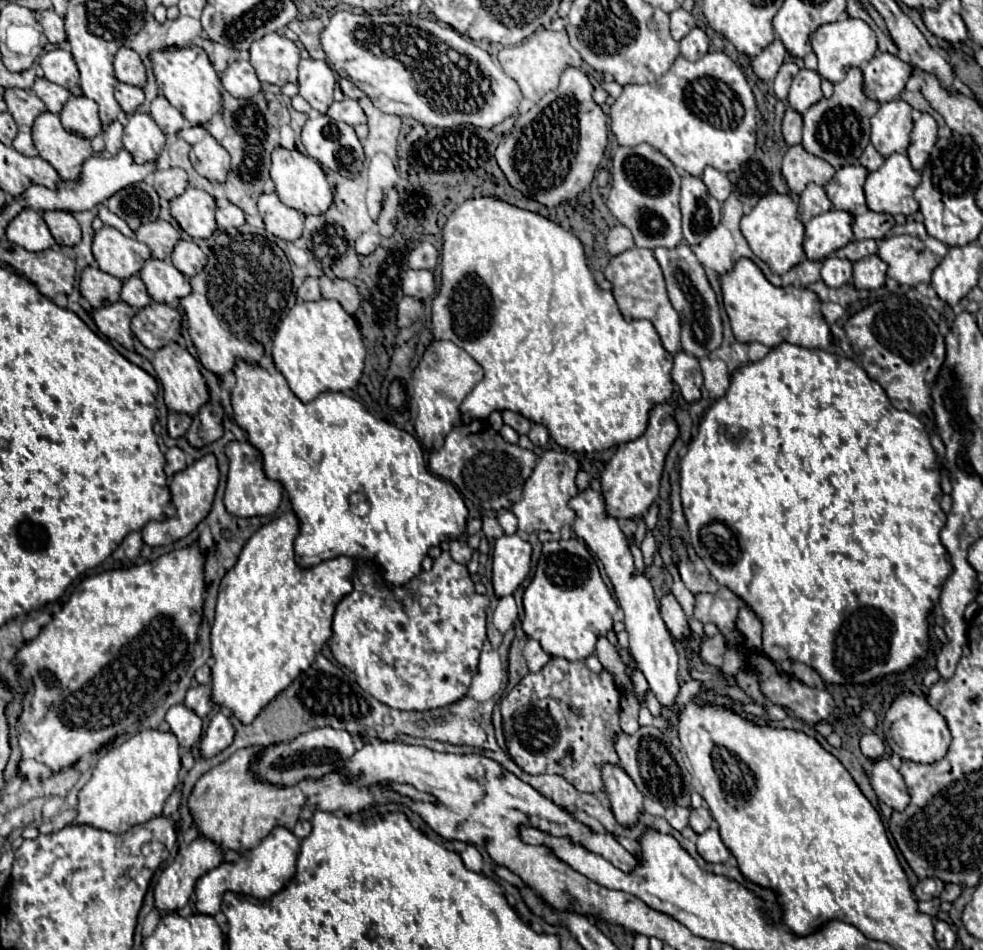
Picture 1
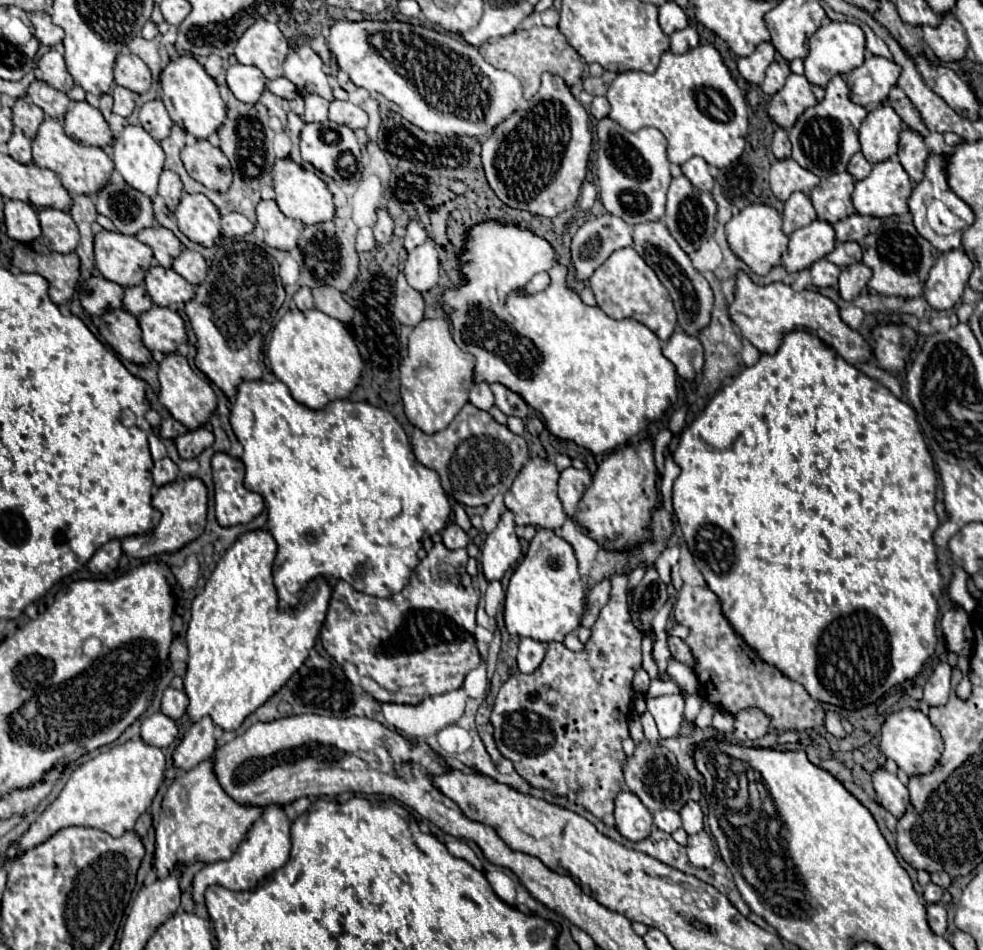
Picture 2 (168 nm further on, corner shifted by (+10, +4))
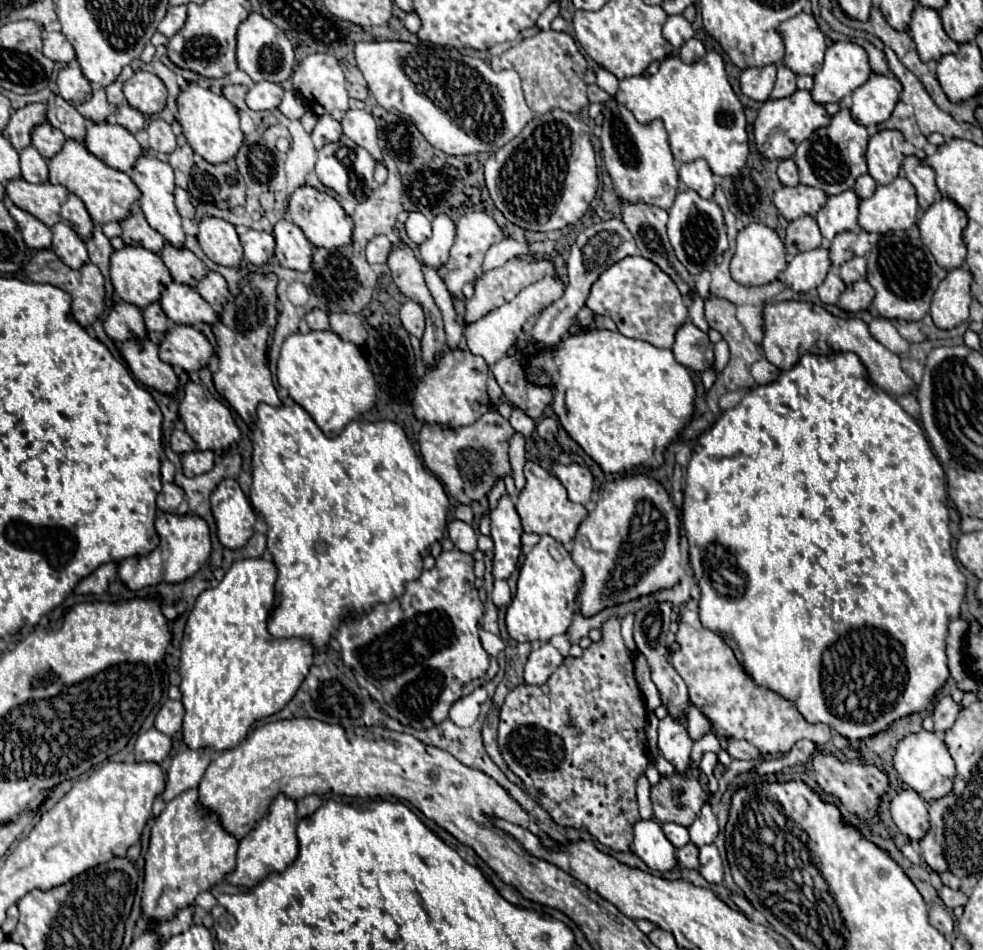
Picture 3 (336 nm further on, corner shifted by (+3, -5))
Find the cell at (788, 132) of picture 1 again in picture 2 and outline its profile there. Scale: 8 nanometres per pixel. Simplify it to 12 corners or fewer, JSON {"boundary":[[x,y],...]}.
{"boundary":[[774,131],[772,153],[776,159],[790,157],[788,133]]}

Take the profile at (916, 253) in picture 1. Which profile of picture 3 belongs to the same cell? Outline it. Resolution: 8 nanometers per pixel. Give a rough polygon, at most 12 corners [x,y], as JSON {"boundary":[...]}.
{"boundary":[[905,230],[867,254],[879,316],[921,320],[947,274]]}

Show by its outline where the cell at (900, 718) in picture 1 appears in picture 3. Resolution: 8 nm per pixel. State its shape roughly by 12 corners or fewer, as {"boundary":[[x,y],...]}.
{"boundary":[[935,732],[899,740],[893,766],[925,800],[953,788],[955,762]]}

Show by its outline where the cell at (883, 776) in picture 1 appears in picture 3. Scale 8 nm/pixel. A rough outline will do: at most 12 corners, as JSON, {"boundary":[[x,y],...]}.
{"boundary":[[915,790],[891,800],[895,826],[911,840],[929,828],[927,802]]}

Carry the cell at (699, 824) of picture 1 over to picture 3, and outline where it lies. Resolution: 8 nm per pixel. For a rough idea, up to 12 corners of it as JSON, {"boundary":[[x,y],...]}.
{"boundary":[[709,804],[689,826],[699,848],[717,836],[717,818]]}

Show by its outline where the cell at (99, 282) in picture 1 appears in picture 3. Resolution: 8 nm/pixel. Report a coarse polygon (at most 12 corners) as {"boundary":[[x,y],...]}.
{"boundary":[[129,302],[113,304],[103,318],[115,342],[147,338],[141,310]]}

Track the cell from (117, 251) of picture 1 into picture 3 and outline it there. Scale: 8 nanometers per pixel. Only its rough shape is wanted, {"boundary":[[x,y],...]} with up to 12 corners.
{"boundary":[[143,246],[111,254],[119,298],[145,308],[173,280]]}

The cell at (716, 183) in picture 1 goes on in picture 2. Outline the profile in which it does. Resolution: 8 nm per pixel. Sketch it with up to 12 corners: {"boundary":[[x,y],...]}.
{"boundary":[[700,157],[688,159],[682,173],[702,191],[712,191],[714,179],[708,163]]}

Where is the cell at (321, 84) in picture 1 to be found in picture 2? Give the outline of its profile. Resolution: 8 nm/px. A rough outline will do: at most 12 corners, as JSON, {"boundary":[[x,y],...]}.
{"boundary":[[304,97],[306,123],[328,121],[328,101]]}

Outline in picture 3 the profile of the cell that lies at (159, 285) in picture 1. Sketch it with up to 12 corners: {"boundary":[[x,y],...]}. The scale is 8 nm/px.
{"boundary":[[171,282],[161,308],[173,324],[217,320],[215,310],[185,284]]}

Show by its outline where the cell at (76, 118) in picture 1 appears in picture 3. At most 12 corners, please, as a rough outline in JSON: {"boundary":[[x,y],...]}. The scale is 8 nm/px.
{"boundary":[[87,120],[85,146],[121,172],[143,154],[131,132]]}

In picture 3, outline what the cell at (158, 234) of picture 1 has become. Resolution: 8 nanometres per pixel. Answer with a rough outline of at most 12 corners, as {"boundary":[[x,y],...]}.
{"boundary":[[165,244],[159,254],[173,280],[193,288],[207,266],[187,248]]}

